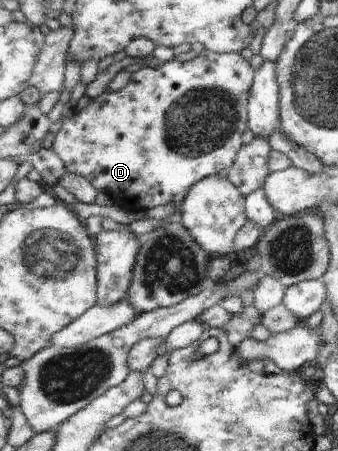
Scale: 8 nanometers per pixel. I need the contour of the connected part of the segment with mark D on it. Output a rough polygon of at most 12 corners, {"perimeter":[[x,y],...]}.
{"perimeter":[[141,67],[51,148],[127,211],[231,168],[256,72]]}

